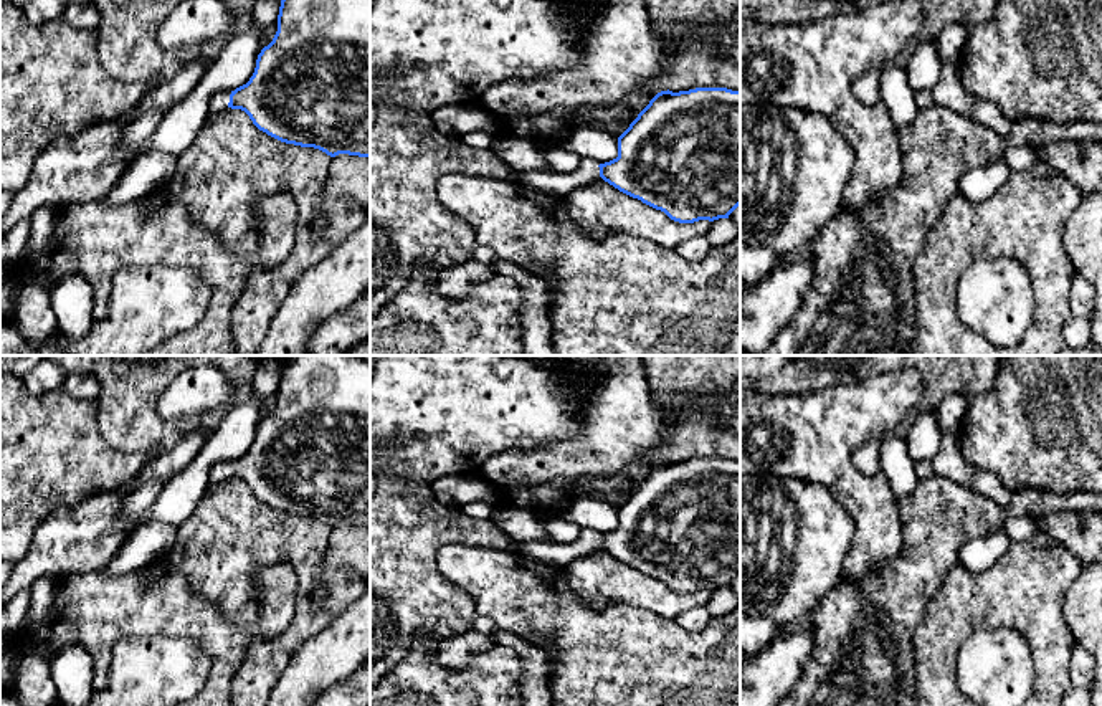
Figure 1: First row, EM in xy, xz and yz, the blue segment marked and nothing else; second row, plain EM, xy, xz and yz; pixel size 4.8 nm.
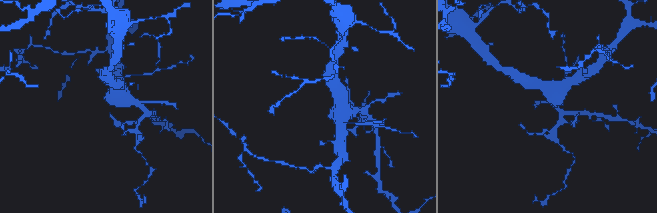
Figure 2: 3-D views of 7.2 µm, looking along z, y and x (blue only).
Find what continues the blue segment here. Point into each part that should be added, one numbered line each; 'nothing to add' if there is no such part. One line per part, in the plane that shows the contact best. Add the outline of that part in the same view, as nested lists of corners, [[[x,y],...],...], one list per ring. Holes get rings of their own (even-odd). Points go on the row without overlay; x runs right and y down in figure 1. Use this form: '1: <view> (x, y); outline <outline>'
1: xy (220, 472); outline [[[218,463],[210,470],[208,479],[210,483],[220,483],[228,478],[228,473],[230,473],[230,465]]]

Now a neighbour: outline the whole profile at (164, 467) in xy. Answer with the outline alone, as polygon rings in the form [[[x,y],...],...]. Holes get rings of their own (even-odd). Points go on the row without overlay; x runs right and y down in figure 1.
[[[205,428],[188,432],[173,448],[159,455],[135,478],[124,483],[126,493],[131,494],[135,488],[150,479],[169,481],[193,461],[193,458],[207,445],[210,435],[211,432]]]

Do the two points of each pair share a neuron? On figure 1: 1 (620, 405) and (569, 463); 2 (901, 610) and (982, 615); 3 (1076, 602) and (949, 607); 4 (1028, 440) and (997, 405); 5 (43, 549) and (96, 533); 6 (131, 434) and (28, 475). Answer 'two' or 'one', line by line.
1: one
2: two
3: two
4: one
5: one
6: two

